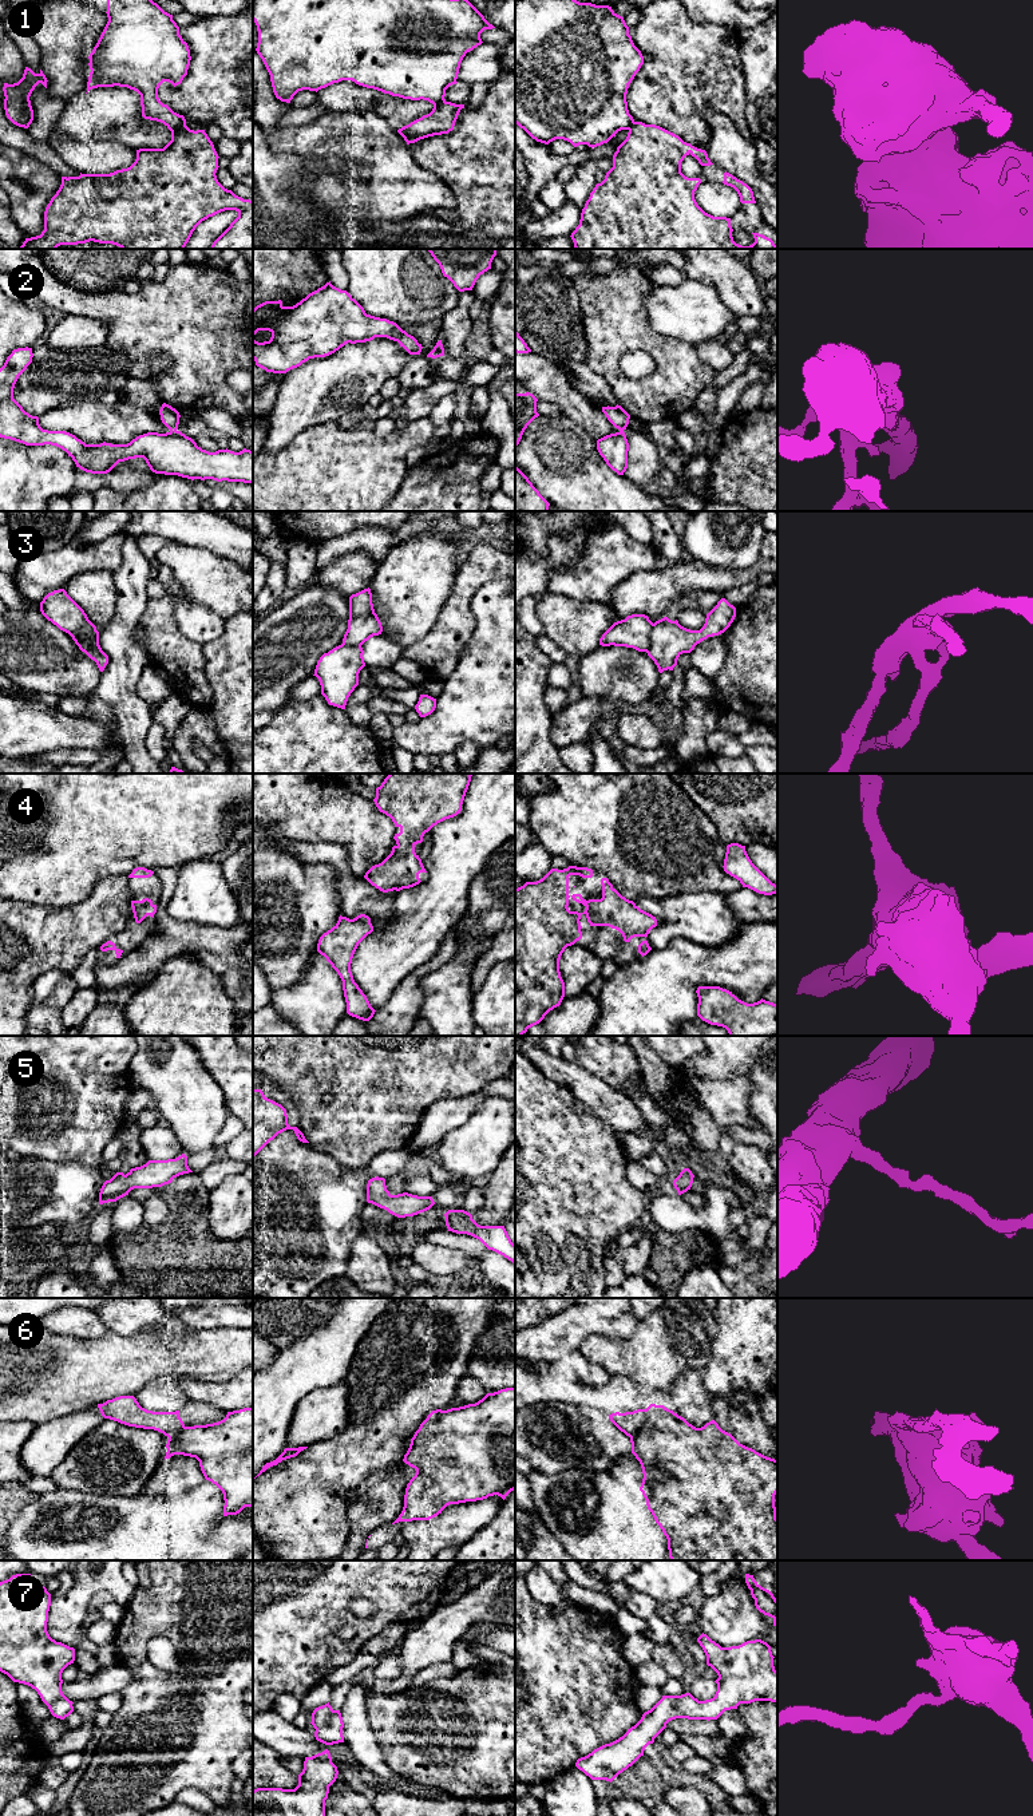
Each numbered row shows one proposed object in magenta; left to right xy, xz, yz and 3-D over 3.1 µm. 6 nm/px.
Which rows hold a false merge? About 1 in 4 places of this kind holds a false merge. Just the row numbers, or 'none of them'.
1, 2, 3, 6

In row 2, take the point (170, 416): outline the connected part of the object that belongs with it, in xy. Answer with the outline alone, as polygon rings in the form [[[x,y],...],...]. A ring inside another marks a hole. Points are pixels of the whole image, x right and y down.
[[[163,403],[159,410],[162,423],[170,430],[177,431],[179,424],[179,412],[171,405]]]

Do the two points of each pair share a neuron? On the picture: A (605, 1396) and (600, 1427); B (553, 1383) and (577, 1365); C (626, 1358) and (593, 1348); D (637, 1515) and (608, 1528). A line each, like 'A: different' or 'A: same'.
A: different
B: different
C: same
D: same

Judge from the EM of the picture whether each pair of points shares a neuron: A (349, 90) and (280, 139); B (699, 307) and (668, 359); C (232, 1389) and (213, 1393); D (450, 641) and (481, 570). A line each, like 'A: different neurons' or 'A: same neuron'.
A: different neurons
B: different neurons
C: same neuron
D: same neuron

